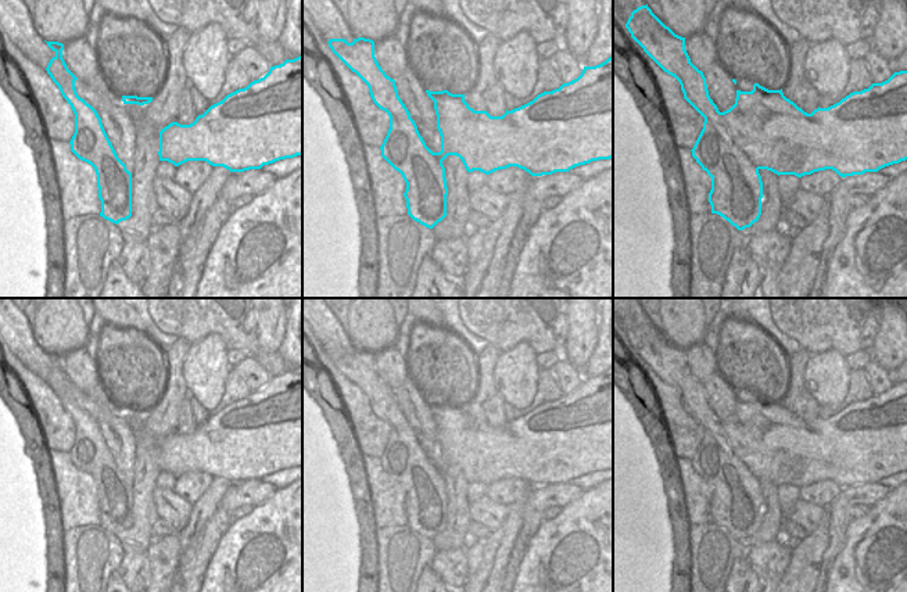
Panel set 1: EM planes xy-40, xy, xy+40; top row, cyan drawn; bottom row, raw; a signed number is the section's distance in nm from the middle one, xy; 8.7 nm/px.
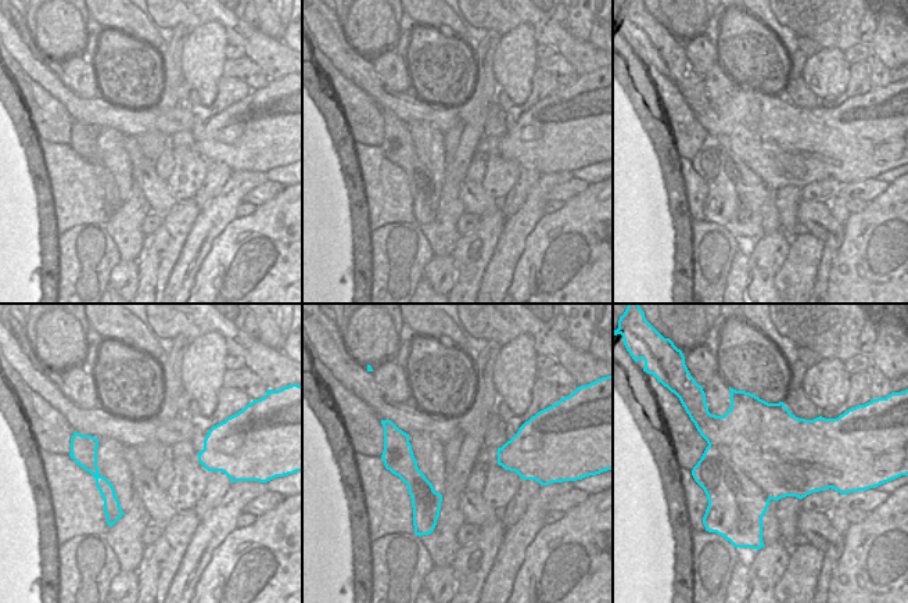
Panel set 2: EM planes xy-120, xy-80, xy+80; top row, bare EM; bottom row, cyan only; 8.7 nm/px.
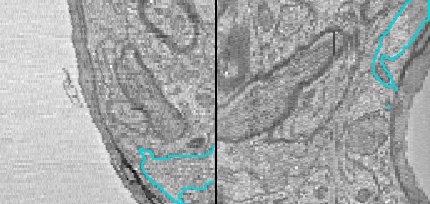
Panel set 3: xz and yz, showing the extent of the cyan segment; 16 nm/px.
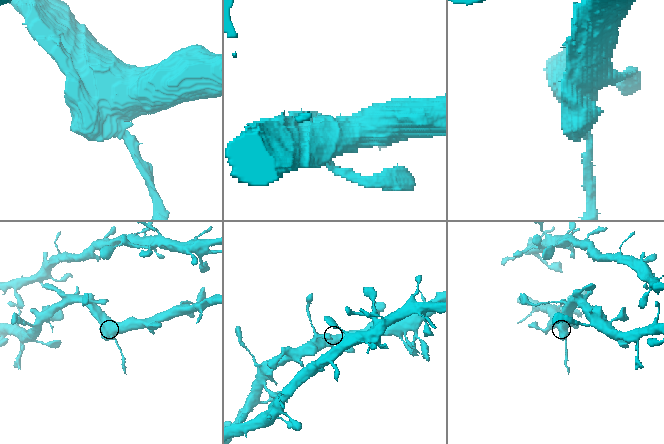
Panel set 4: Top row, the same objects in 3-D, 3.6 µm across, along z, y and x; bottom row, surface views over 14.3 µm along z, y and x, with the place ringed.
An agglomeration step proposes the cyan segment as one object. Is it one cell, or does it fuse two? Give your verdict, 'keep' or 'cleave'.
cleave

